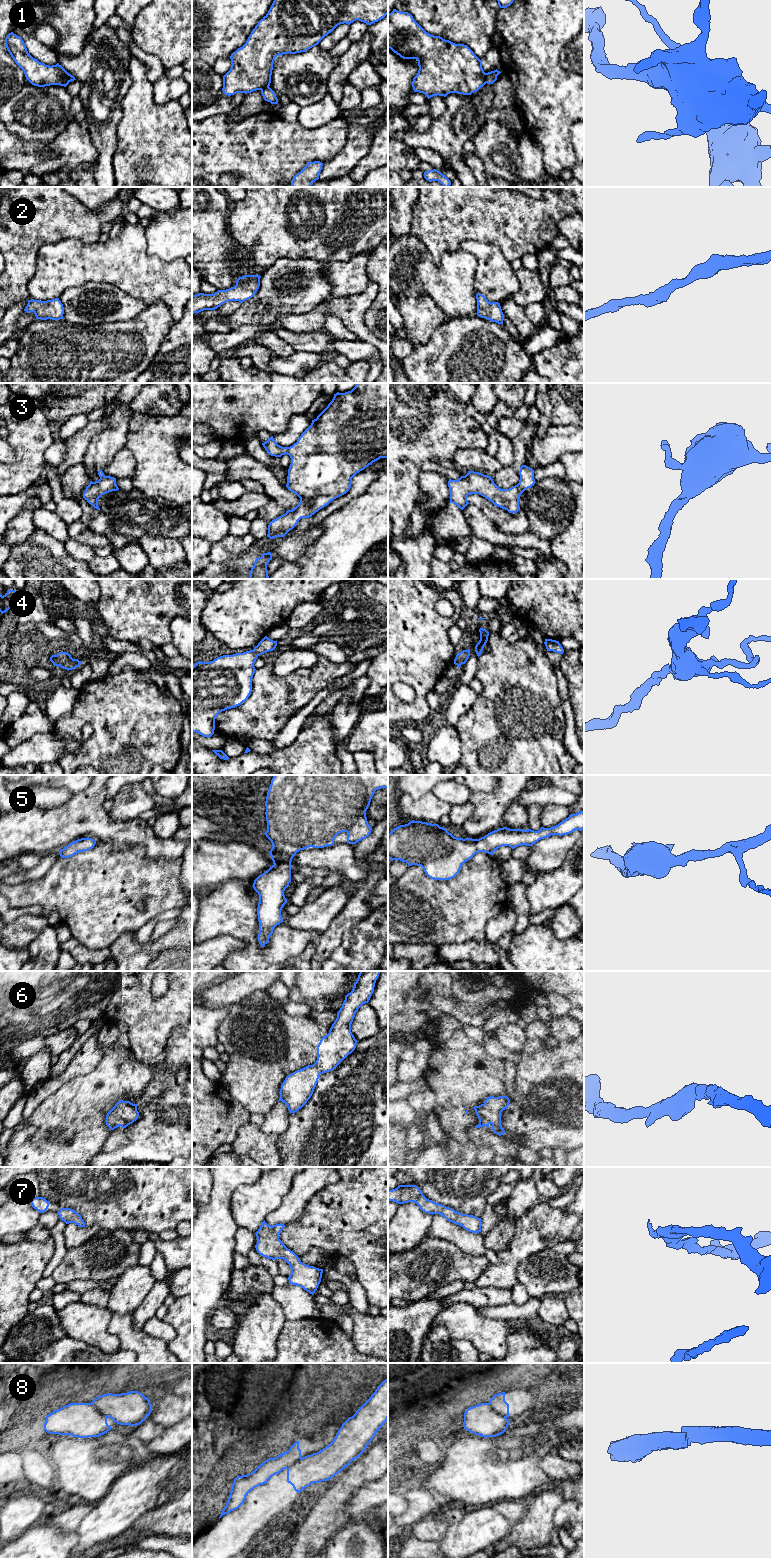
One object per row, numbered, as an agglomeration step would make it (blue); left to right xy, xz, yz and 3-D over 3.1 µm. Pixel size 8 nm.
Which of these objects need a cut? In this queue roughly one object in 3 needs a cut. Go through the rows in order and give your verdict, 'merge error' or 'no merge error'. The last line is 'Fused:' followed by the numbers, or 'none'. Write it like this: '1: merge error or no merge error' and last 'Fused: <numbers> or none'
1: merge error
2: no merge error
3: no merge error
4: no merge error
5: no merge error
6: no merge error
7: no merge error
8: merge error
Fused: 1, 8

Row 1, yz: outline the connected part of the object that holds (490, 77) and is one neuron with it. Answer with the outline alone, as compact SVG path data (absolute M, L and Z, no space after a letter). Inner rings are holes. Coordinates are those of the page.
M497 69L491 72L488 72L485 74L485 81L487 84L493 84L496 80L497 80L497 76L500 74L501 72L498 71Z

